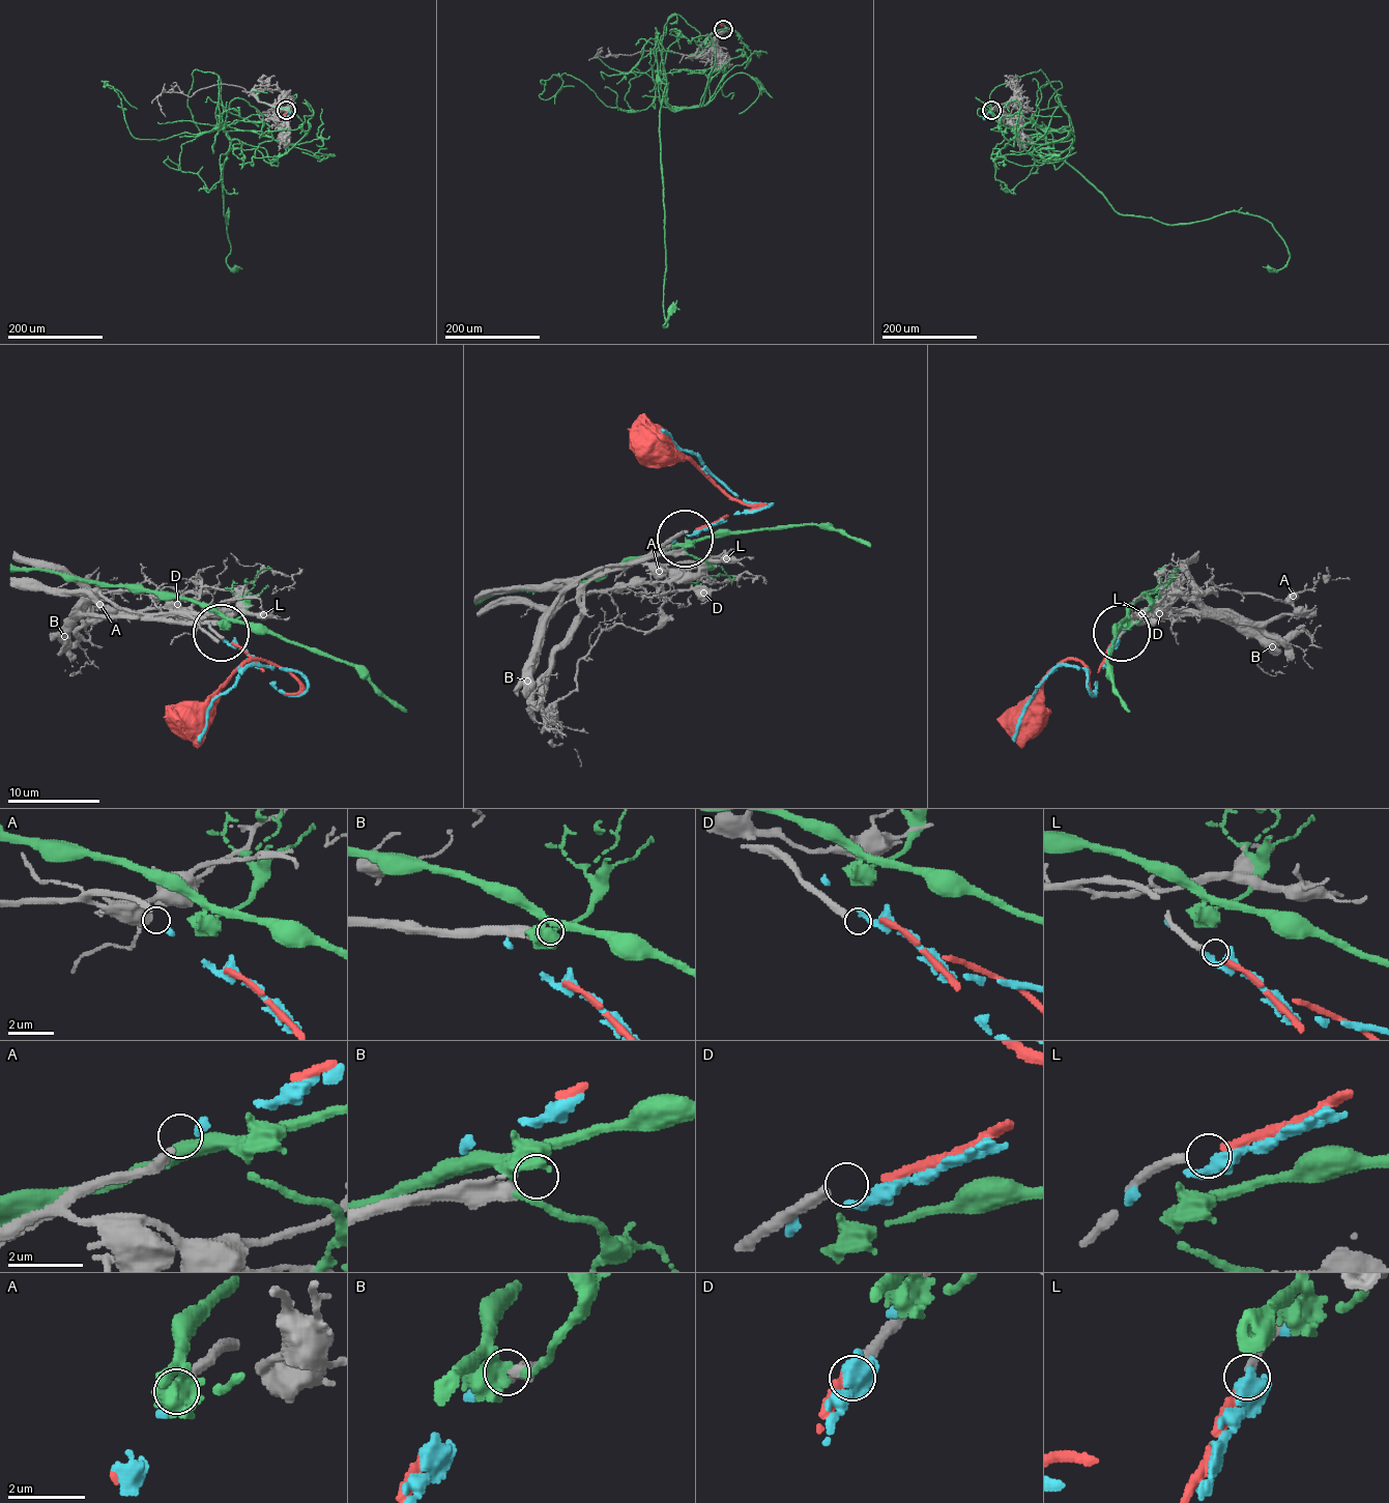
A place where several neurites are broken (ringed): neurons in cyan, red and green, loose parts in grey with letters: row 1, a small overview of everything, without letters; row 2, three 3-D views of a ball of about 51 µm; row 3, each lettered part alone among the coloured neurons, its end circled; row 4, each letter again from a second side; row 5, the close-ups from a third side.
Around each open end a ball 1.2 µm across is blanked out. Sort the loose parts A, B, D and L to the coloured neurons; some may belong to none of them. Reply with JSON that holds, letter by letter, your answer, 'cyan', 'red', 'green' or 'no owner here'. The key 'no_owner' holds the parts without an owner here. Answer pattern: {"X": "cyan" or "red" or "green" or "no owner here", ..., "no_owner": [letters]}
{"A": "cyan", "B": "no owner here", "D": "no owner here", "L": "red", "no_owner": ["B", "D"]}

